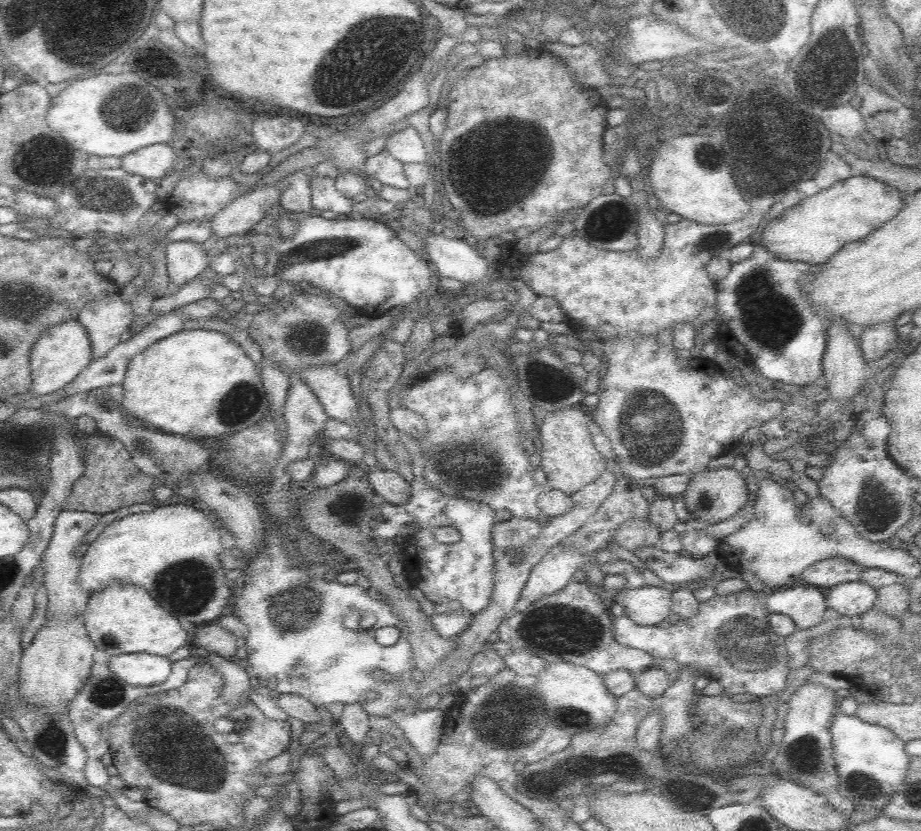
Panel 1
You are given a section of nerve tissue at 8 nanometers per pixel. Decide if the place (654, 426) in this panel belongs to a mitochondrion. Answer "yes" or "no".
yes

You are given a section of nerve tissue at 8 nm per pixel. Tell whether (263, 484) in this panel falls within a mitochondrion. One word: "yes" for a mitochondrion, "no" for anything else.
no

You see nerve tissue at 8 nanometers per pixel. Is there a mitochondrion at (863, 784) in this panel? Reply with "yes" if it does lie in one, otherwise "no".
yes

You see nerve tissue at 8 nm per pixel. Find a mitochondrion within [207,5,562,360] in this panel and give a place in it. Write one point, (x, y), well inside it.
(349, 75)

